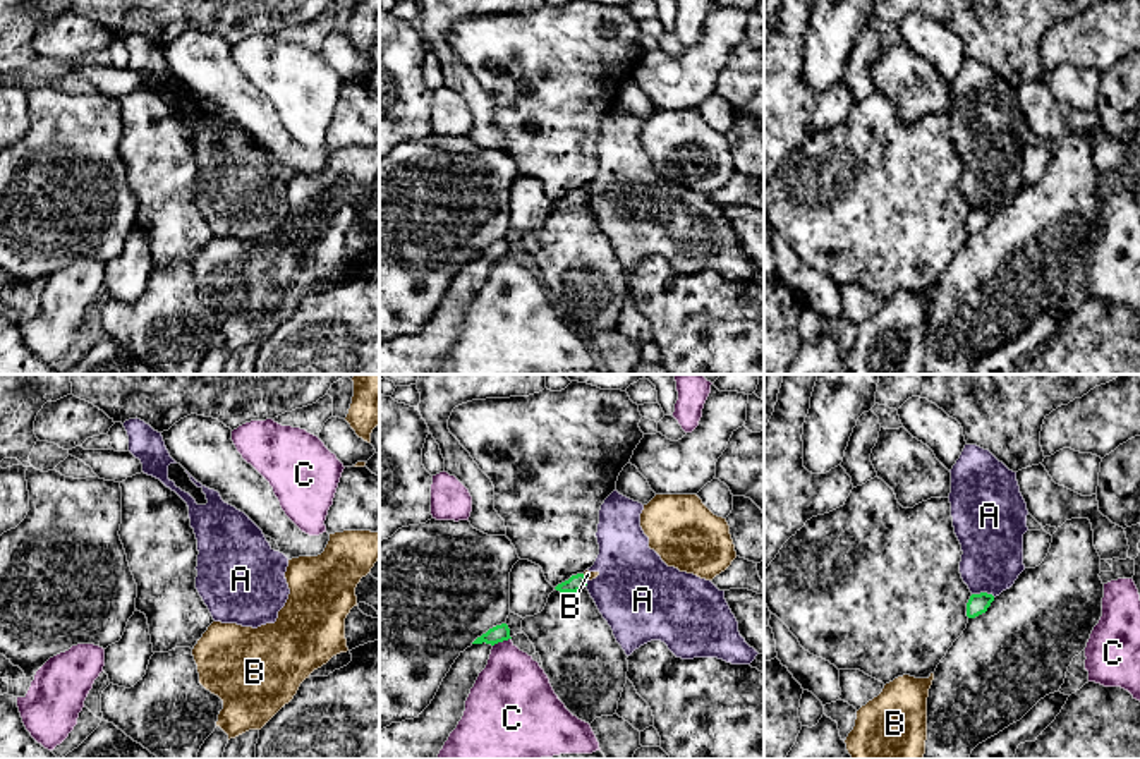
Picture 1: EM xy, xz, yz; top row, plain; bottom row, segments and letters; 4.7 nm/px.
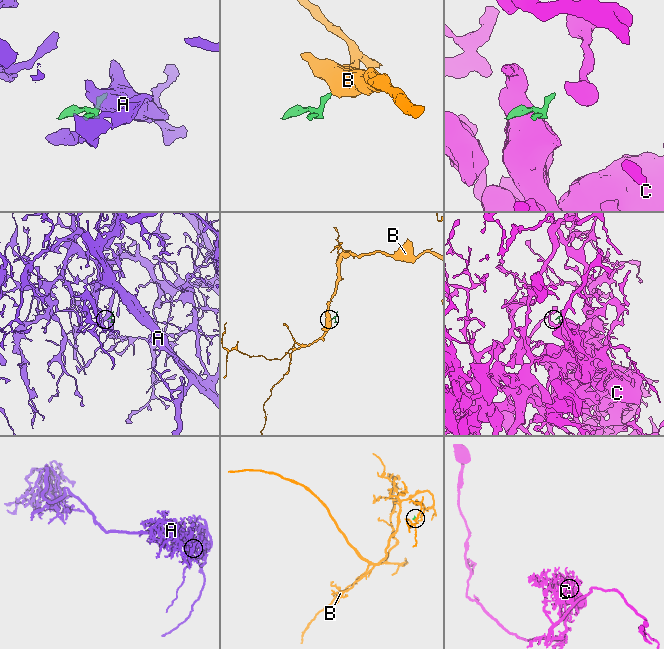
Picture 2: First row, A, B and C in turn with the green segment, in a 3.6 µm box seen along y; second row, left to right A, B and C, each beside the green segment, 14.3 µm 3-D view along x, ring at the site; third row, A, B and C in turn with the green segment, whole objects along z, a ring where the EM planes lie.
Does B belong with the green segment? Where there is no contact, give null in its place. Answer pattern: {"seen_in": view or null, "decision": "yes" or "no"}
{"seen_in": "xz", "decision": "yes"}

